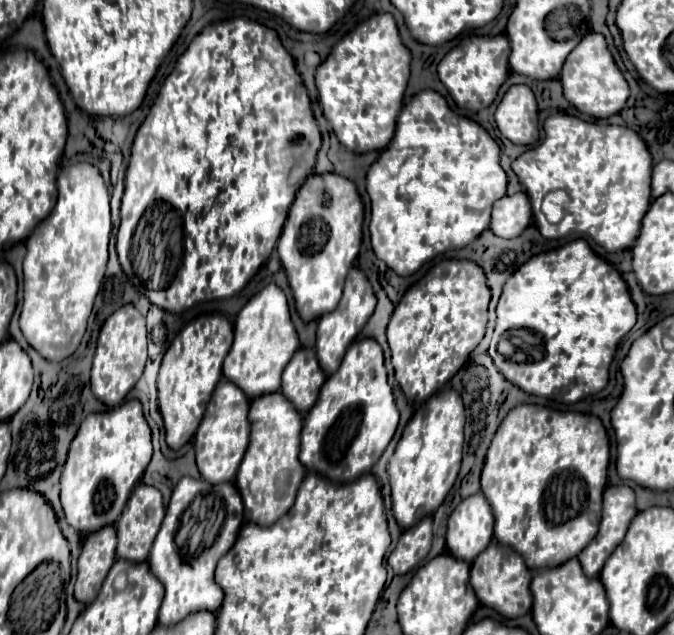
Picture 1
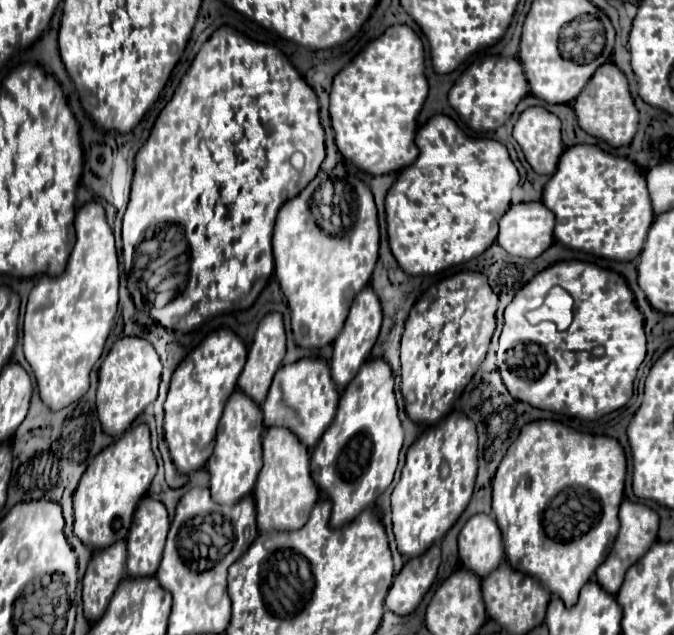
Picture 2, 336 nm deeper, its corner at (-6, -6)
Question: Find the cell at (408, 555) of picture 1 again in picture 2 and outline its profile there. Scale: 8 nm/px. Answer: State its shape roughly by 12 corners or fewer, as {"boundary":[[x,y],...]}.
{"boundary":[[440,548],[406,562],[386,610],[408,616],[430,590]]}

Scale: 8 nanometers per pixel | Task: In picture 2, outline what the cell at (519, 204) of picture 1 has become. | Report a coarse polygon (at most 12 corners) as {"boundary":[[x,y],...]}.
{"boundary":[[542,202],[510,206],[498,244],[538,258],[554,242],[554,216]]}

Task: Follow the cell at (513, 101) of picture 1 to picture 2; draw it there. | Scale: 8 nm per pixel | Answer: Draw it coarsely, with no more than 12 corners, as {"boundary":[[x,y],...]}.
{"boundary":[[540,106],[514,126],[536,174],[556,172],[564,144],[560,120]]}

